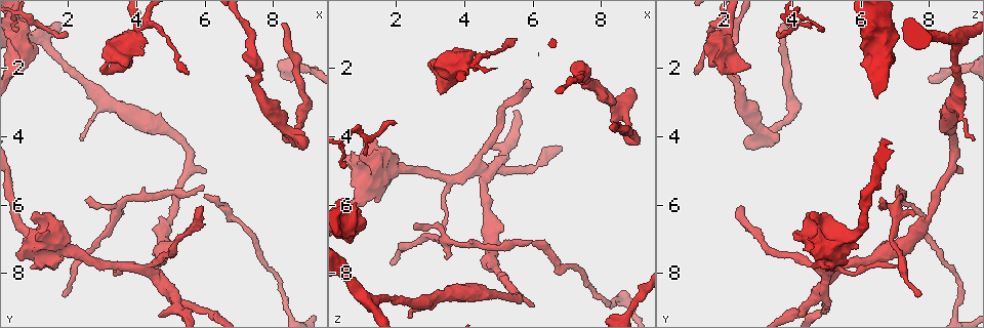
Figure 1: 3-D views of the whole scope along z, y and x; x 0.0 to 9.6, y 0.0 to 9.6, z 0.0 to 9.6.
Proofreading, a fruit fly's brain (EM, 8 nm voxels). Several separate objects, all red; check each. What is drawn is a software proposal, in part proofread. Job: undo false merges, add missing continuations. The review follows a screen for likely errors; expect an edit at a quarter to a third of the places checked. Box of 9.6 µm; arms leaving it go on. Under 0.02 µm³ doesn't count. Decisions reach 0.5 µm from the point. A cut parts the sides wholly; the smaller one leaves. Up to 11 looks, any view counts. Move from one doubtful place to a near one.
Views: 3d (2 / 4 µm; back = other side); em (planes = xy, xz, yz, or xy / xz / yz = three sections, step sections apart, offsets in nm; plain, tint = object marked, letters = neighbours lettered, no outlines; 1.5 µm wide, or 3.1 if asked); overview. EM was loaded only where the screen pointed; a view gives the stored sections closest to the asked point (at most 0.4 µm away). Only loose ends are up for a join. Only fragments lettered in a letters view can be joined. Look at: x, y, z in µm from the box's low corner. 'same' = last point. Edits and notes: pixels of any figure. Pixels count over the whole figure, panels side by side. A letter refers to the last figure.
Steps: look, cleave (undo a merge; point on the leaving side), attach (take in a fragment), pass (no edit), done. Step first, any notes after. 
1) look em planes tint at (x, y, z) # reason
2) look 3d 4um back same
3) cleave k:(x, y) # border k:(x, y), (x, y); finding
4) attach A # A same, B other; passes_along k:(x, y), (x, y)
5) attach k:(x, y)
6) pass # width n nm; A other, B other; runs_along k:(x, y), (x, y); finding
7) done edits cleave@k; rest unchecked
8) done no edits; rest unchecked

look 3d 4um at (3.15, 1.85, 1.85) # branch stops here

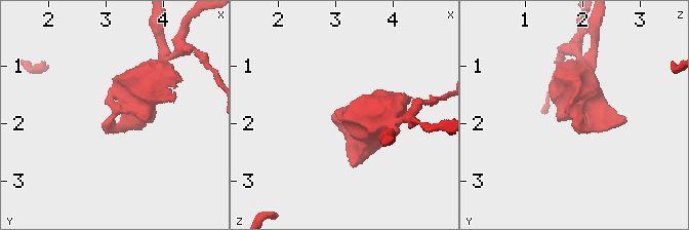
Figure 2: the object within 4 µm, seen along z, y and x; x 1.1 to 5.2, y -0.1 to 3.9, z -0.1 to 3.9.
look em xy step 8 letters at (3.15, 1.90, 1.80) # now the EM

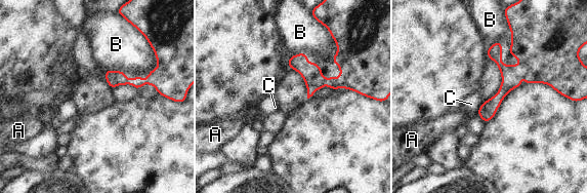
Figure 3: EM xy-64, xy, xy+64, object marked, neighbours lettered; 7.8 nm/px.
pass # A other, B other, C other; runs_along 3:(290, 61), (318, 81), (370, 91); none of them fits

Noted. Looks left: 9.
look 3d 2um back at (2.00, 0.95, 3.65) # tapers out

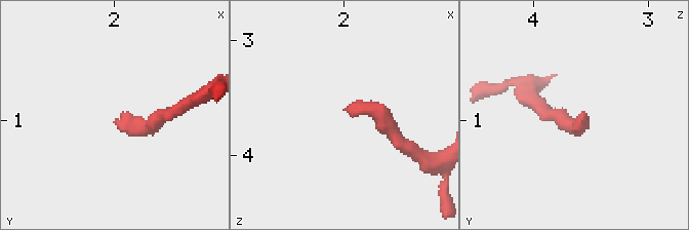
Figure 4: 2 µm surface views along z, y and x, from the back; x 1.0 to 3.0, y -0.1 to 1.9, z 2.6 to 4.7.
look em planes plain at (2.00, 1.00, 3.56) # shape alone is not enough

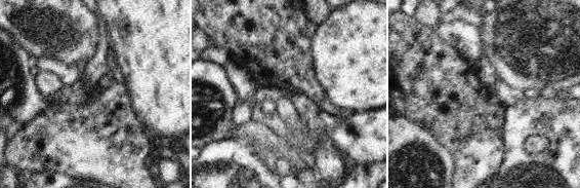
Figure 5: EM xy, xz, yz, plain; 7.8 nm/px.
look em planes letters same

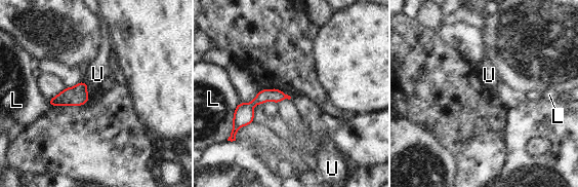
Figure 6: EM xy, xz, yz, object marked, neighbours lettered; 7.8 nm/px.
pass # longest_contact L 240 nm; L other, U other; none of them fits

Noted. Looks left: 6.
look 3d 2um at (1.00, 6.25, 4.50) # thick end

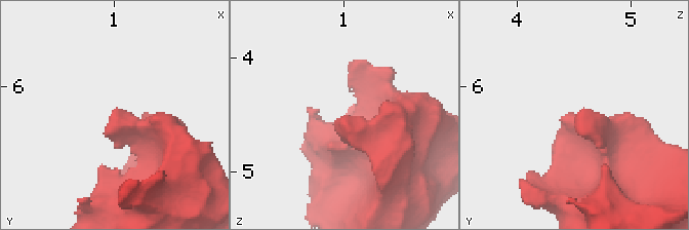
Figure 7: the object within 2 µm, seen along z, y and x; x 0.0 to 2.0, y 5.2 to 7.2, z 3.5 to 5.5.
look em planes letters at (0.98, 6.22, 4.54)

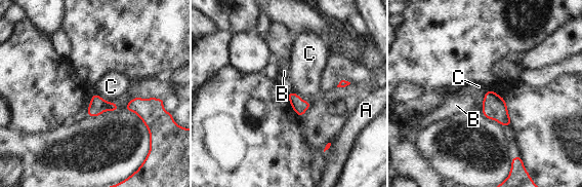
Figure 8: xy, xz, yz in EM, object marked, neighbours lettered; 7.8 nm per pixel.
pass # A other, B other, C other; border 8:(94, 92), (110, 102), (116, 103); no lettered fragment goes on from it

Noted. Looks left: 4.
look em planes letters at (8.30, 0.65, 3.80) # end of a long branch

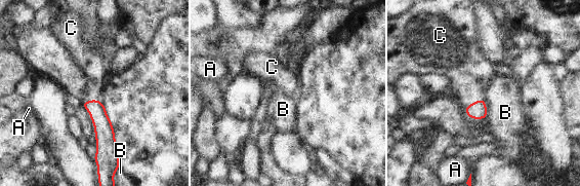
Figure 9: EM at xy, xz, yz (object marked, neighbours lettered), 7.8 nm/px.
attach C # A other, B other, C same; passes_along 9:(104, 129), (95, 100), (98, 70); it goes on there

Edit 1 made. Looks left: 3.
done edits attach@9; rest unchecked

